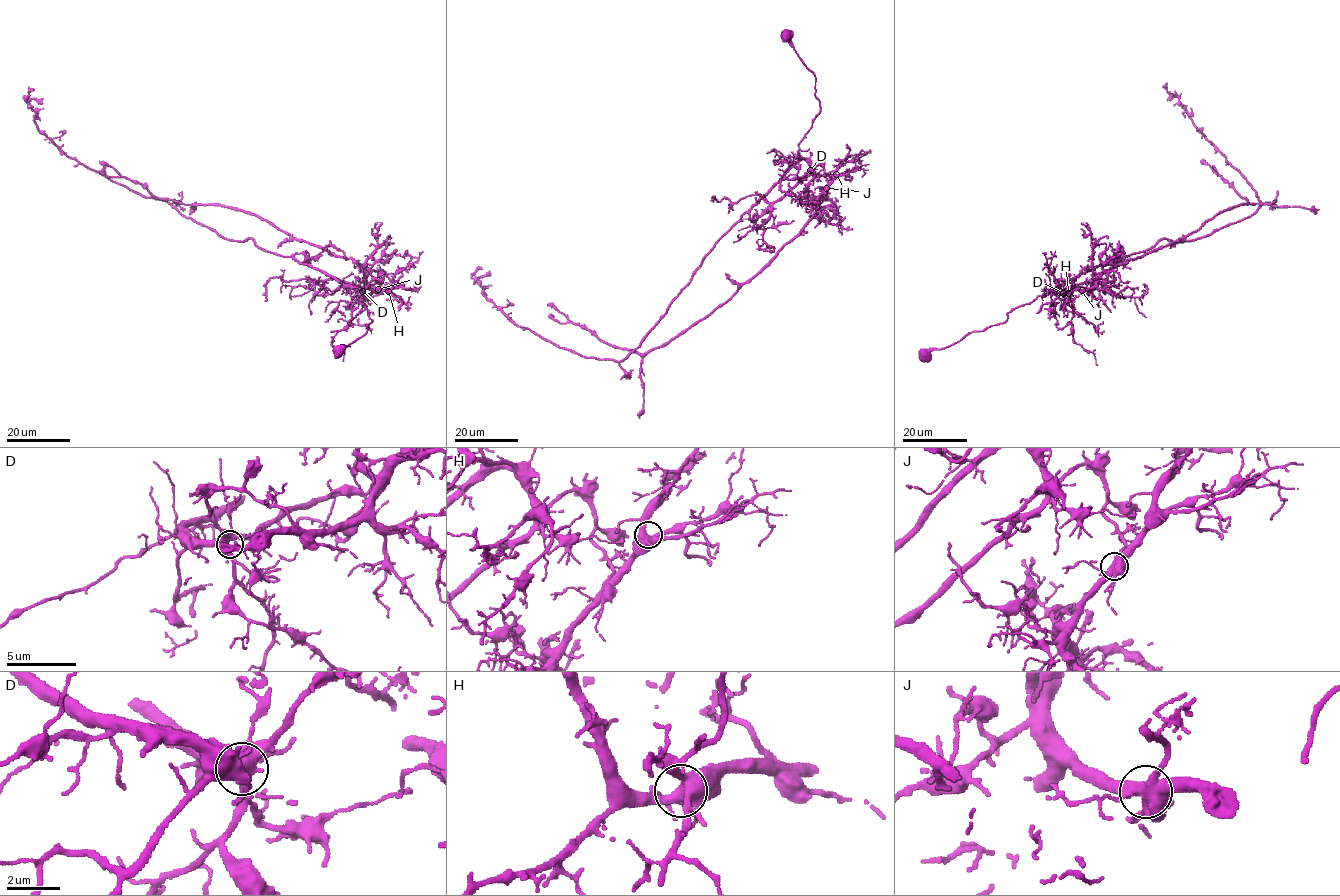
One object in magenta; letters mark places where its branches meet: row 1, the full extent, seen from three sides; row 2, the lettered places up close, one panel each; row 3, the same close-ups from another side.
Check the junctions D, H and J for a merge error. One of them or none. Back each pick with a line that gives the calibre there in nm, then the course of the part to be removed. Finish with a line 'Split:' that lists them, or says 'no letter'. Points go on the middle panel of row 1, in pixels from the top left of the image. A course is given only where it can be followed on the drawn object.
J: calibre 550 nm; course (826, 188), (814, 202), (816, 214), (732, 297), (668, 342), (643, 353), (606, 344), (547, 305)
Split: J

